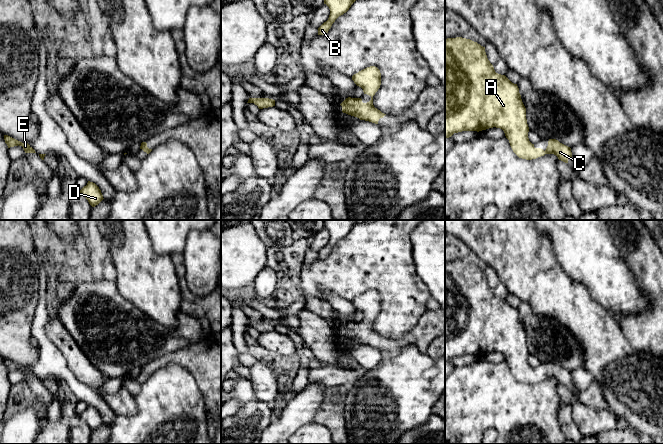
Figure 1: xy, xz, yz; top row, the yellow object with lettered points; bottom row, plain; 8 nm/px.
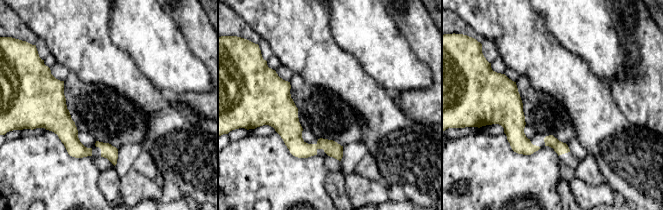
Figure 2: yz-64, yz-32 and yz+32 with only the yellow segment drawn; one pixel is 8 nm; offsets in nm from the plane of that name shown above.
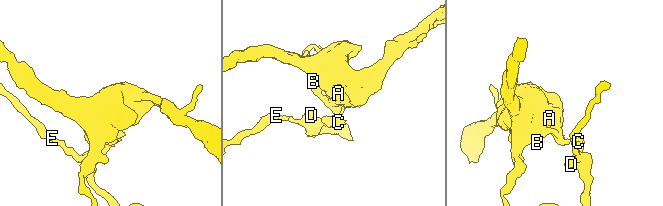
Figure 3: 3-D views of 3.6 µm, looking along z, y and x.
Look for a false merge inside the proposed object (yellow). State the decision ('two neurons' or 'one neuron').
one neuron

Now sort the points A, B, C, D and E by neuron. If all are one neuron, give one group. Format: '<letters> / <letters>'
A B C D E

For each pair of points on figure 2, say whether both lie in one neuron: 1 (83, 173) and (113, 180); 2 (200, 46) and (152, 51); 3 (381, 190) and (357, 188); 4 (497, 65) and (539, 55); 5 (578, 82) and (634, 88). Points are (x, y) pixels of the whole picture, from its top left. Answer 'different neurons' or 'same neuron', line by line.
1: different neurons
2: different neurons
3: same neuron
4: different neurons
5: different neurons

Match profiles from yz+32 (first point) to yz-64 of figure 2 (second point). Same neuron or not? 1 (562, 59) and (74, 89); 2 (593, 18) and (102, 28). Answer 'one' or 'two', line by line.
1: two
2: two

